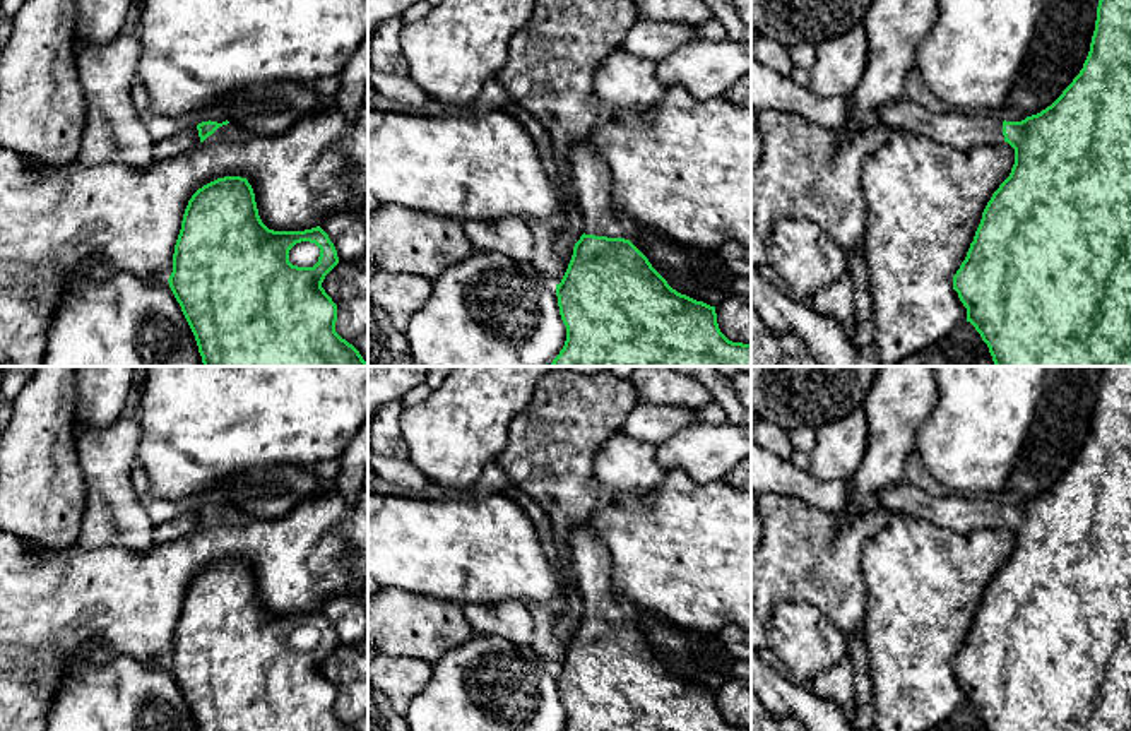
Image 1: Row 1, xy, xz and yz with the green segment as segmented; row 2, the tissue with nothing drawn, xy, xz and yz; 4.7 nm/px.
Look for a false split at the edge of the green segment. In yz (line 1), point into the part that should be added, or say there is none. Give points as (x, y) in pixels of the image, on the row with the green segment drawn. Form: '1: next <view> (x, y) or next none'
1: next yz (952, 127)

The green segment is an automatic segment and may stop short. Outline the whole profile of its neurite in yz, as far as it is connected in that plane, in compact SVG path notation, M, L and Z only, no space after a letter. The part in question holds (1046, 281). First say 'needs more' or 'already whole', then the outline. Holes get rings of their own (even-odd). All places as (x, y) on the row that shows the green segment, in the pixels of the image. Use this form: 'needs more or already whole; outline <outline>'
needs more; outline M1098 0L1095 31L1080 74L1045 110L1021 122L1006 122L994 113L965 115L958 110L931 113L907 98L883 106L879 122L891 130L909 130L956 149L1008 142L1015 149L1010 176L987 202L965 260L953 276L953 289L970 322L987 344L996 366L1131 366L1131 0Z

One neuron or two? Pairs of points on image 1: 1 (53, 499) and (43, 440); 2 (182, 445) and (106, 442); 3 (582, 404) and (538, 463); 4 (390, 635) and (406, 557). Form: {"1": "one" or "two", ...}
{"1": "one", "2": "two", "3": "one", "4": "two"}

